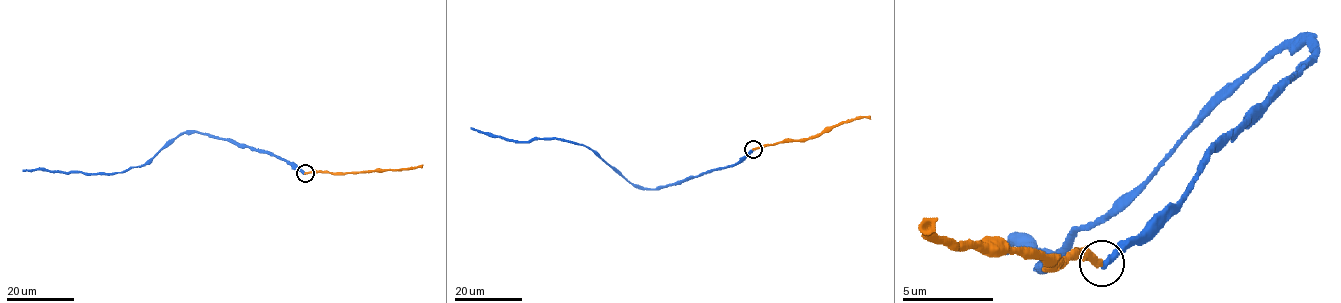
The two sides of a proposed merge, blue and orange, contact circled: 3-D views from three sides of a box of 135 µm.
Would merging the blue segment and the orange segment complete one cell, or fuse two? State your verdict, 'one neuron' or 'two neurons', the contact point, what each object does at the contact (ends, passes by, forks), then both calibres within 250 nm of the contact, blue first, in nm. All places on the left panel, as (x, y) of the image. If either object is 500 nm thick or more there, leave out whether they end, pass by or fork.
one neuron; place (305, 173); blue ends; orange ends; calibres 460 and 380 nm

